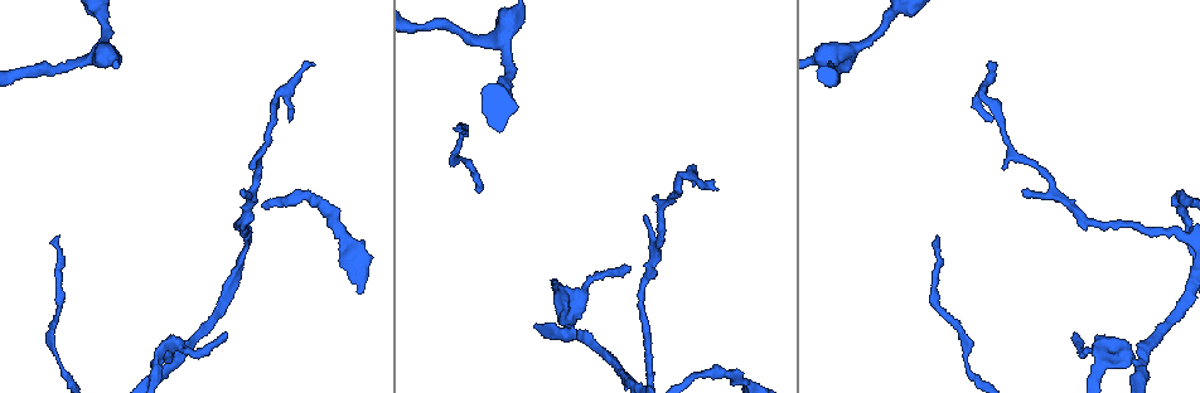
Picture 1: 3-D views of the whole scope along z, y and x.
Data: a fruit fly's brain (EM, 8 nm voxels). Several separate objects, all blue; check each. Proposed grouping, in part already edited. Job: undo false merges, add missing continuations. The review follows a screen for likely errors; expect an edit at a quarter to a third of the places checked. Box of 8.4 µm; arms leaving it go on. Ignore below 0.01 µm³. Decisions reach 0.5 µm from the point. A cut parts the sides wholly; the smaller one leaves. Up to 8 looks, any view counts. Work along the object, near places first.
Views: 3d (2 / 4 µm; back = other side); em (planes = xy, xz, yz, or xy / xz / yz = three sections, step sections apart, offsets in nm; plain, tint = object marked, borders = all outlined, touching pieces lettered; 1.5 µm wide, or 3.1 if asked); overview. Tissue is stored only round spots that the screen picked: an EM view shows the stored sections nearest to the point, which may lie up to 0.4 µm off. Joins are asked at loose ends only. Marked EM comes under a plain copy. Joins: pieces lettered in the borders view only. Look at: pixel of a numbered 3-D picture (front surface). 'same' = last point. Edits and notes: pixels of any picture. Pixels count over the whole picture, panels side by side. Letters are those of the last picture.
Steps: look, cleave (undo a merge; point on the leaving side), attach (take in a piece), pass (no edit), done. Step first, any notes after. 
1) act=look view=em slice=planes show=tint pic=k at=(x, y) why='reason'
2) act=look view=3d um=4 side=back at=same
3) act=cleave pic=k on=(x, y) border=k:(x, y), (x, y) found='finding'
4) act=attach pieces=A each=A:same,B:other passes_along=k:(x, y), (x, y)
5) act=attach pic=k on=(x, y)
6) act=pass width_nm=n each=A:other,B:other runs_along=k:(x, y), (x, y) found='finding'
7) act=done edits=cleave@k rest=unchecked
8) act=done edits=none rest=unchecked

act=look view=3d um=2 pic=1 at=(313, 64) why='tapers out'

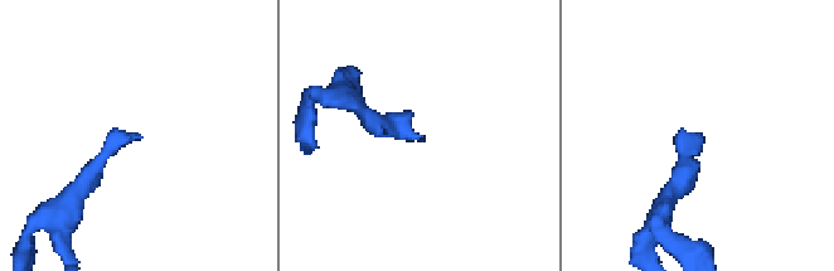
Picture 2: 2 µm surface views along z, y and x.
act=look view=em slice=yz step=8 show=tint pic=2 at=(425, 140)

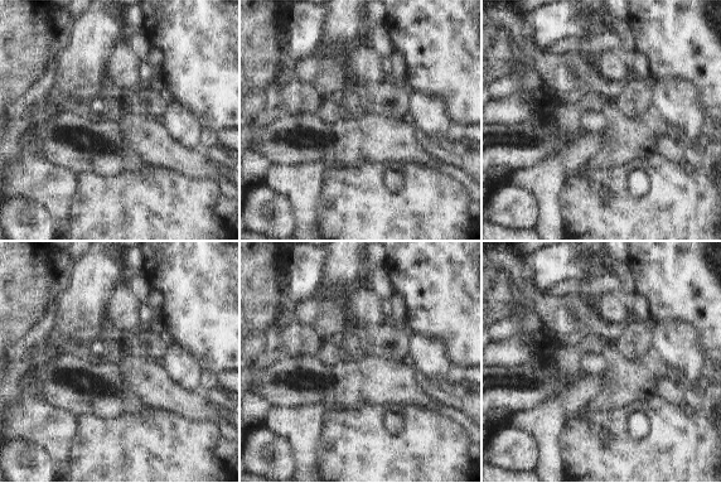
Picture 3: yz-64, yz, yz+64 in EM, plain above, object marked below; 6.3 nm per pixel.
act=look view=em slice=planes show=borders at=same

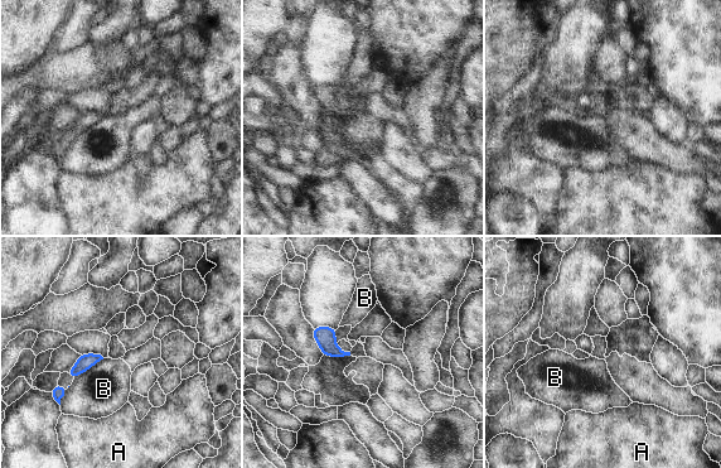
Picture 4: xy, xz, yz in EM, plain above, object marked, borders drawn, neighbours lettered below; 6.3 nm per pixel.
act=pass width_nm=100 each=A:other,B:other border=4:(103, 358), (74, 379) found='no lettered piece goes on from it'

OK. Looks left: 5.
act=look view=3d um=4 pic=1 at=(502, 46) why='calibre changes'

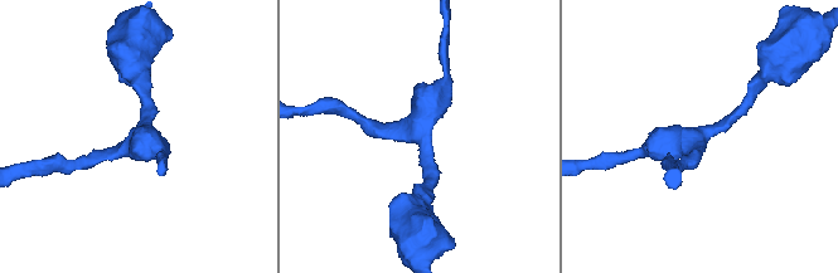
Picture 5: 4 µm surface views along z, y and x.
act=look view=em slice=planes show=borders pic=5 at=(419, 136) arms=3 arm_widths_nm=170,200,280 why='shape alone is not enough'

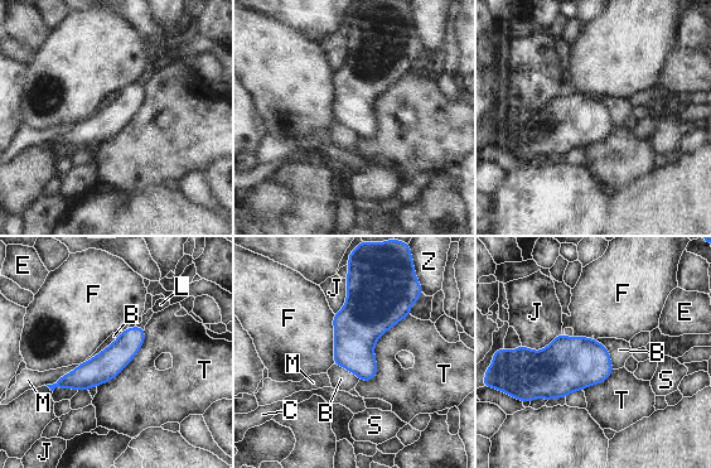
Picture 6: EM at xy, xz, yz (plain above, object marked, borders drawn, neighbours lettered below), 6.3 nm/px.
act=pass longest_contact=T:550nm each=B:other,C:other,E:other,F:other,J:other,L:other,M:other,S:other,T:other,Z:other border=6:(410, 314), (361, 381) found='one neuron here'

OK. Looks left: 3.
act=look view=3d um=2 pic=1 at=(1127, 355) why='thick turns thin'

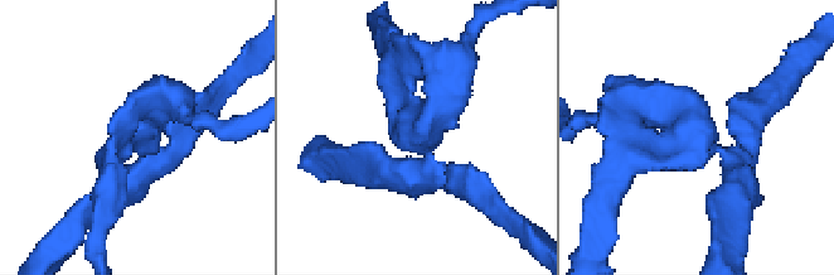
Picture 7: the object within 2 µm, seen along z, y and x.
act=look view=em slice=yz step=8 show=borders pic=7 at=(419, 132) arms=4 why='now the EM'

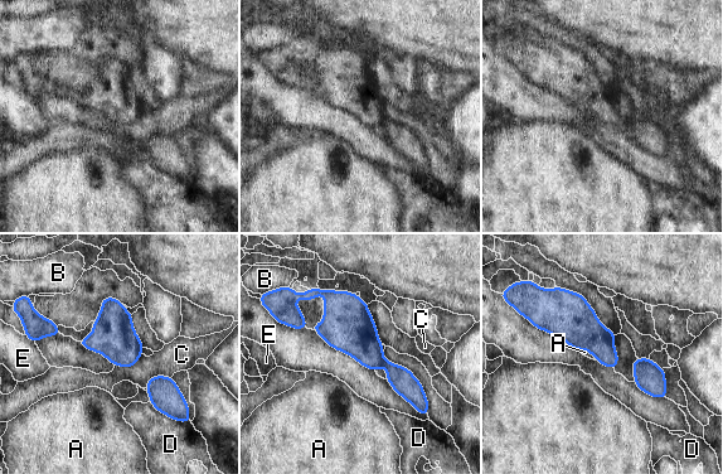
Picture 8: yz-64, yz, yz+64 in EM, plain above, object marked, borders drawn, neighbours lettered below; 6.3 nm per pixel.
act=cleave pic=8 on=(355, 334) width_nm=200 each=A:other,B:other,C:other,D:other,E:other border=8:(384, 359), (381, 364) found='two neurons meet here'

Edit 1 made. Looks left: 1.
act=done edits=cleave@8 rest=unchecked

